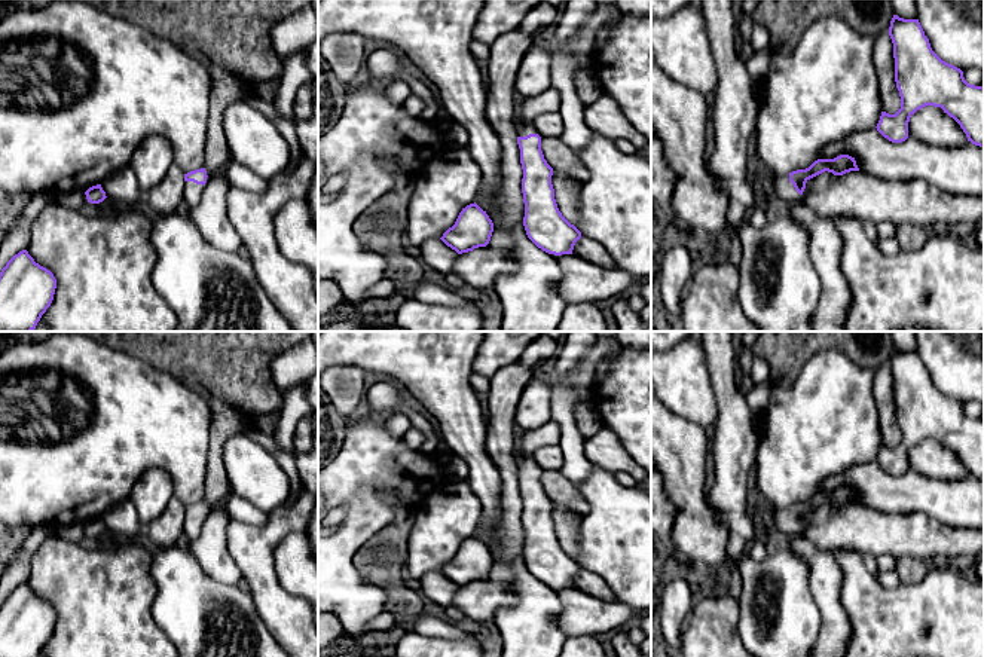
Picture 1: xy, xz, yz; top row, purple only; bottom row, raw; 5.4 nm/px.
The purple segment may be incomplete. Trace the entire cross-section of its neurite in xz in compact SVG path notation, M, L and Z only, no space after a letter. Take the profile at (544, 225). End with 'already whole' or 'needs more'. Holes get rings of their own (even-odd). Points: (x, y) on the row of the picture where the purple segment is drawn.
M550 88L522 101L517 114L520 129L517 144L523 169L522 193L525 202L523 226L528 238L543 251L554 256L572 254L581 232L559 211L551 184L553 168L544 159L541 137L534 119L546 111L557 111L560 94Z; needs more

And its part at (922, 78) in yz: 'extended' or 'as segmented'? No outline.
as segmented

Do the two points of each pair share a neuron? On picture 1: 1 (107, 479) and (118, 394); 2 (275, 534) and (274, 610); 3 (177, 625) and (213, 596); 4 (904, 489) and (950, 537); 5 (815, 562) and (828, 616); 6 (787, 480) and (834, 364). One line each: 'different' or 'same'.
1: same
2: same
3: same
4: different
5: same
6: same

